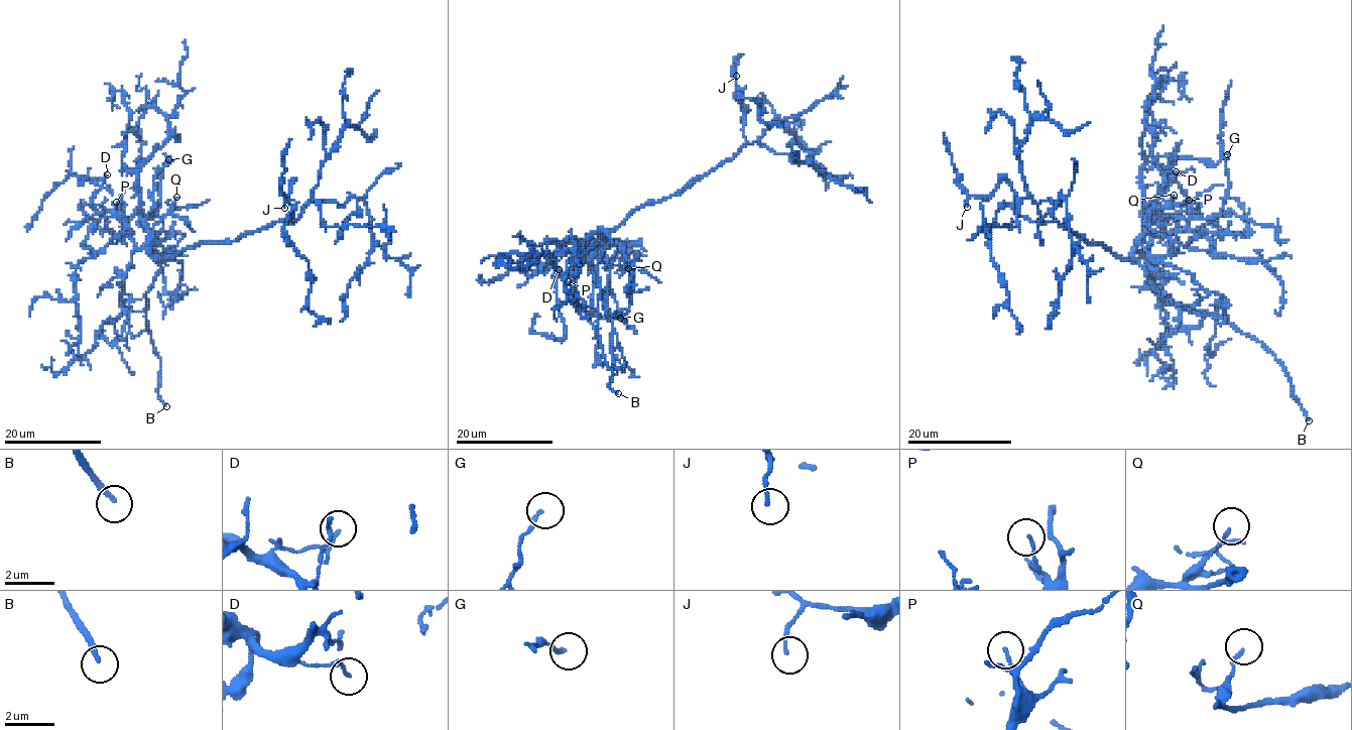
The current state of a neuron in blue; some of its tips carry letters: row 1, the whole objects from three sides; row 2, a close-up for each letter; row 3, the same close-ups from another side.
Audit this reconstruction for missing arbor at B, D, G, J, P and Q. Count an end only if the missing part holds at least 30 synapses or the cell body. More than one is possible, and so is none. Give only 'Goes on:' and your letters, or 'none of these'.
Goes on: B, J

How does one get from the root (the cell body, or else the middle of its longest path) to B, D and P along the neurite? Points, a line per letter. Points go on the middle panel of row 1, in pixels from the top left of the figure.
B: (663, 201), (637, 208), (620, 224), (597, 264), (598, 340), (612, 370), (609, 386), (618, 393)
D: (663, 201), (637, 208), (584, 245), (569, 240), (552, 256), (543, 252), (550, 260), (547, 266), (559, 269)
P: (663, 201), (649, 202), (614, 228), (596, 232), (580, 249), (574, 282), (568, 281)

